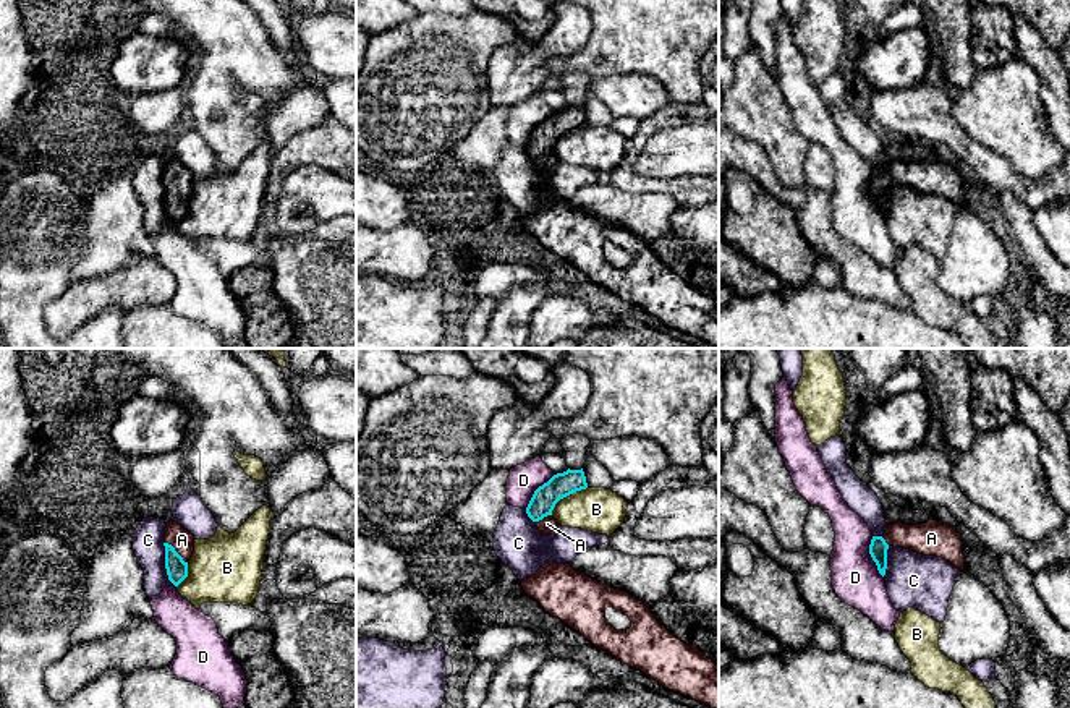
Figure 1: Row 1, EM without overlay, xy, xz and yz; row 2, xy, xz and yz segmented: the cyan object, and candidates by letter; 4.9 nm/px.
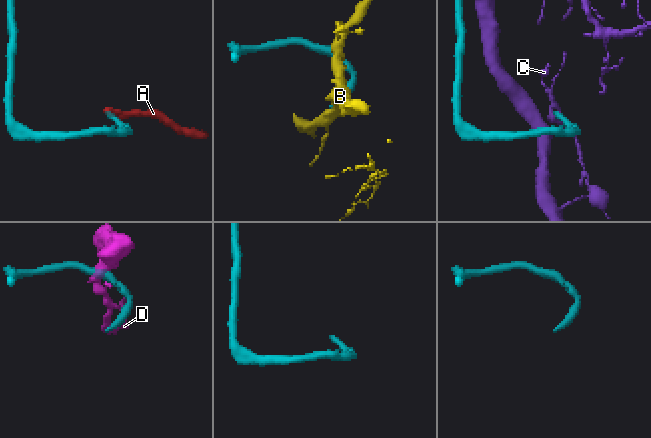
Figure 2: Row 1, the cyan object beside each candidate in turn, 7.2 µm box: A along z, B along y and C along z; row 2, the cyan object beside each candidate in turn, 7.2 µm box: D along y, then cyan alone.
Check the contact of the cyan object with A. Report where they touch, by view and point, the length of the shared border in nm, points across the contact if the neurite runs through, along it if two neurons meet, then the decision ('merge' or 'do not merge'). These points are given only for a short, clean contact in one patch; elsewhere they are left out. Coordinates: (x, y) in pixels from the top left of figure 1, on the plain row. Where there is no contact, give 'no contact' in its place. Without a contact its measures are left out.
meets cyan in xy at (177, 190); contact 160 nm long; runs through xy (177, 206), (177, 190), (182, 177); merge

